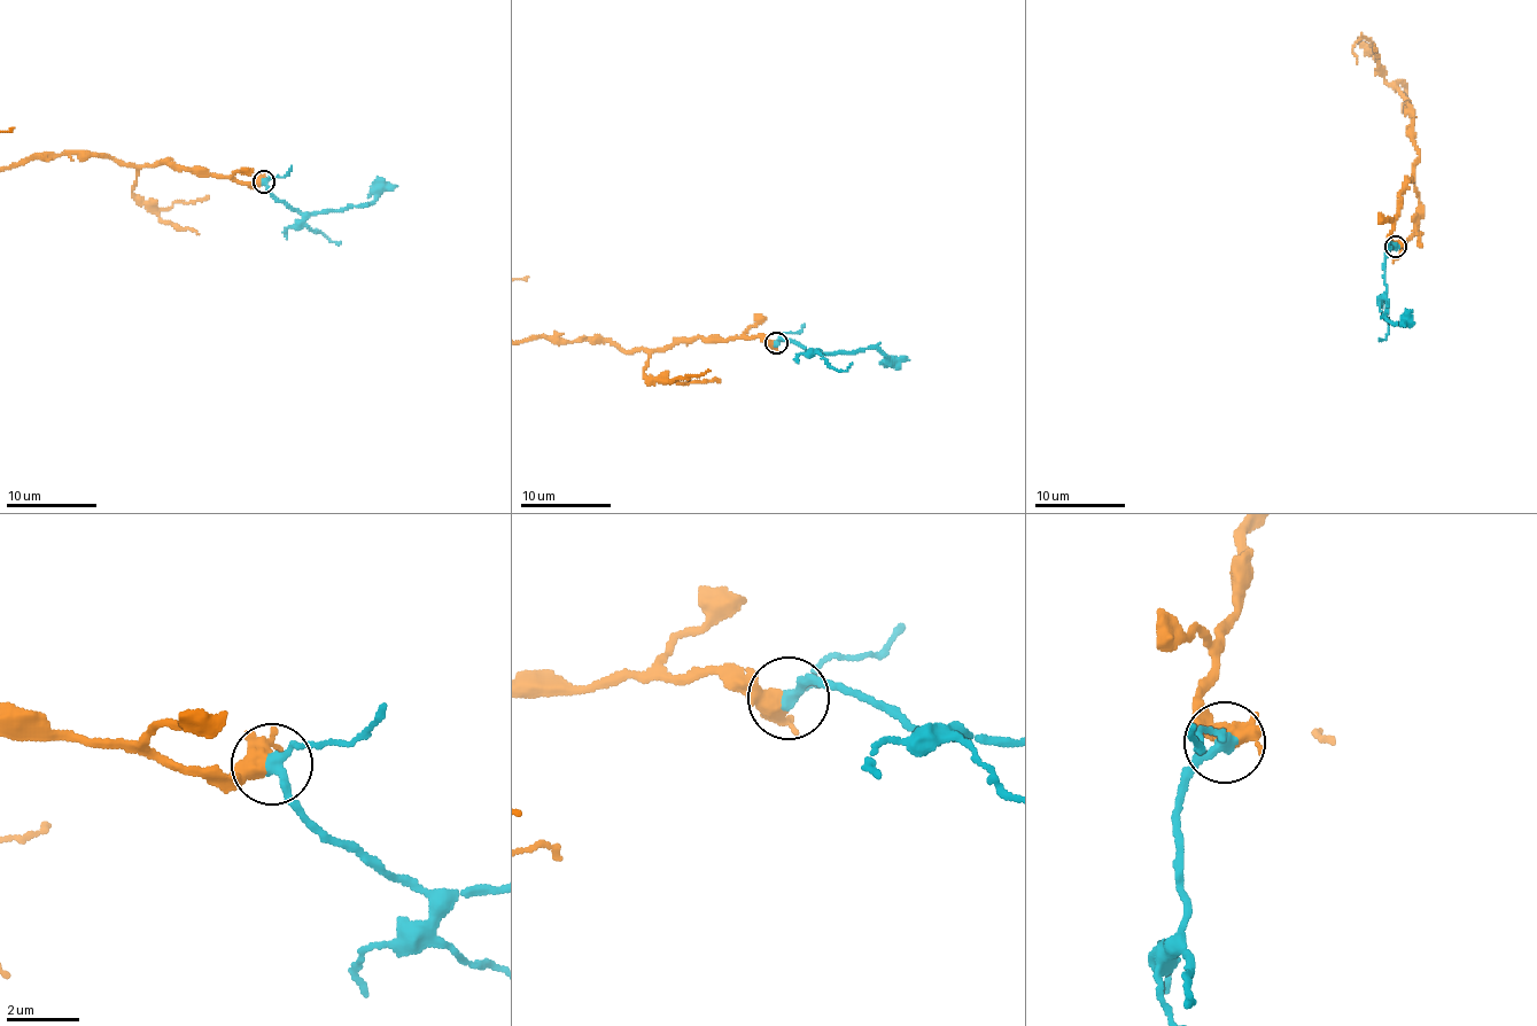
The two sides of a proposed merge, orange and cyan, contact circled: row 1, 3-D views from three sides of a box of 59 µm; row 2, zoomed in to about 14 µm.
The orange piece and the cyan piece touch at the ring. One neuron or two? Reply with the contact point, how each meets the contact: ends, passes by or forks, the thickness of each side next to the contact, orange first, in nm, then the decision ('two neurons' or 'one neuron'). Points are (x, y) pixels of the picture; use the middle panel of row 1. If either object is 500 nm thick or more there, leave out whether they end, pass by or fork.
at (776, 343); 650 nm thick on the orange side, 280 nm on the other; one neuron

